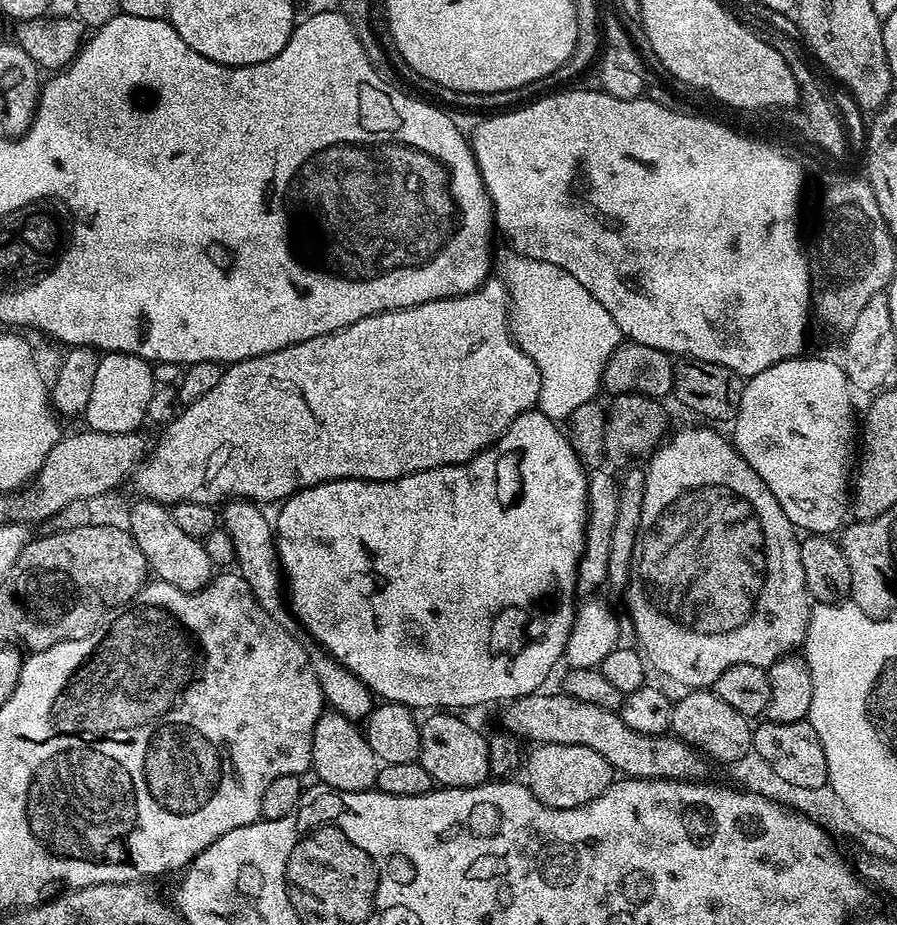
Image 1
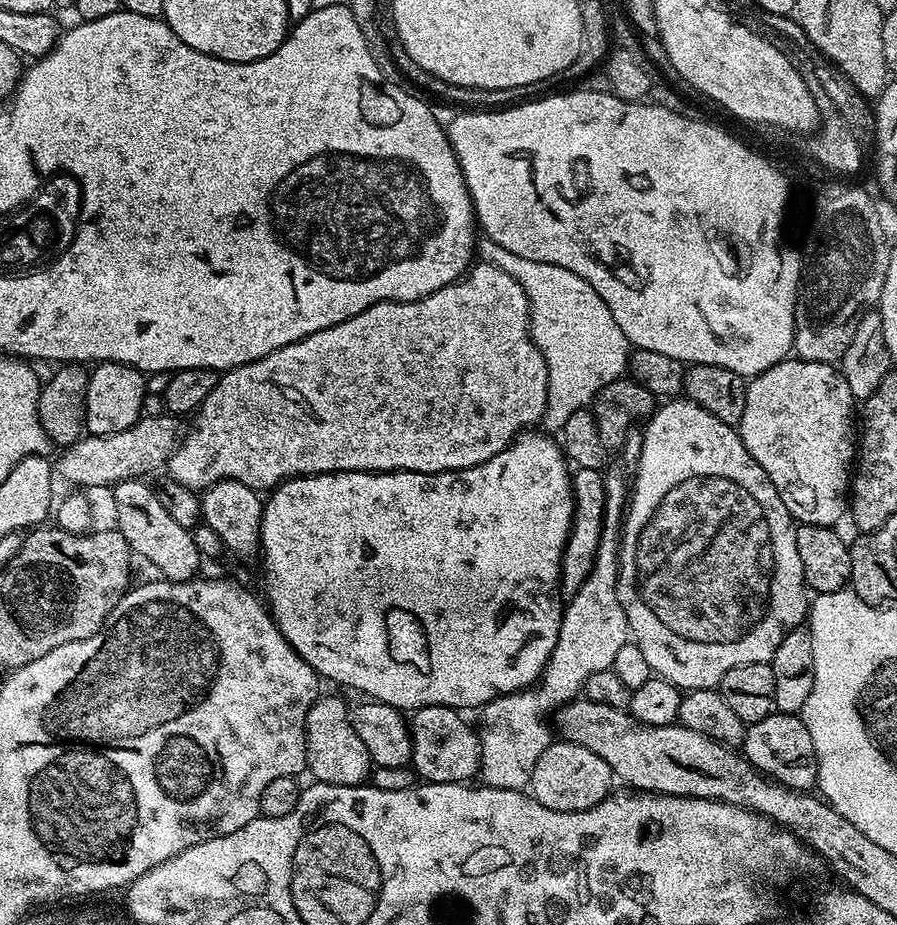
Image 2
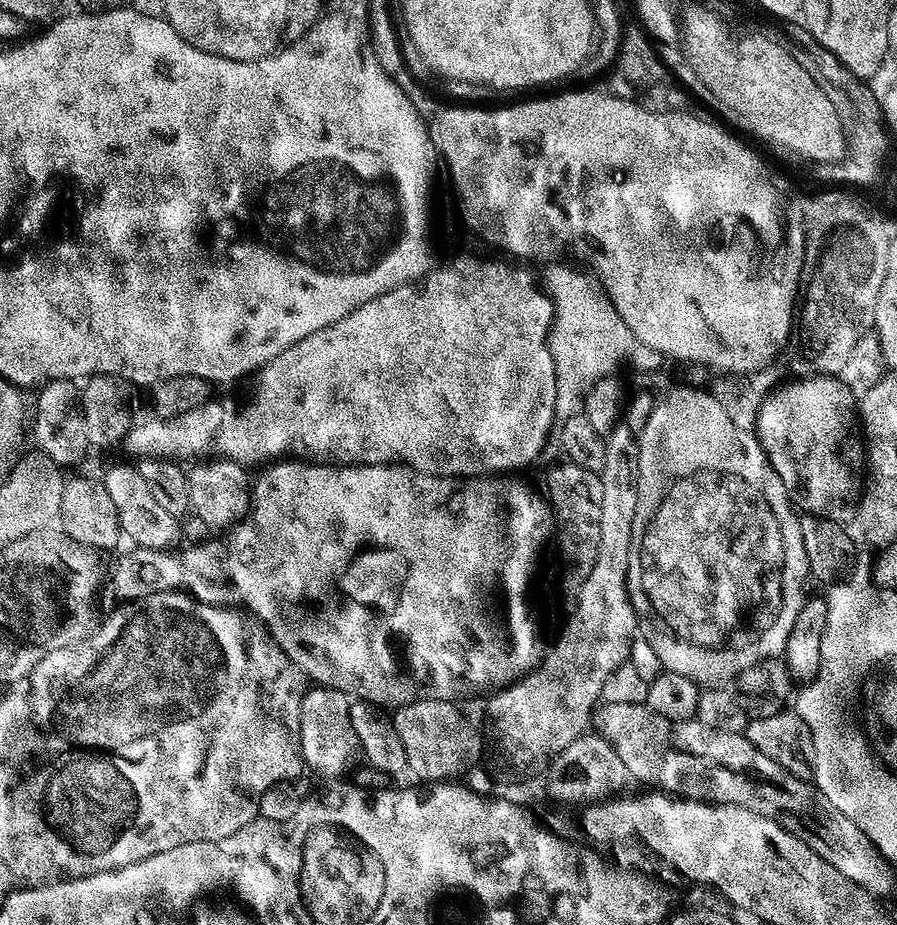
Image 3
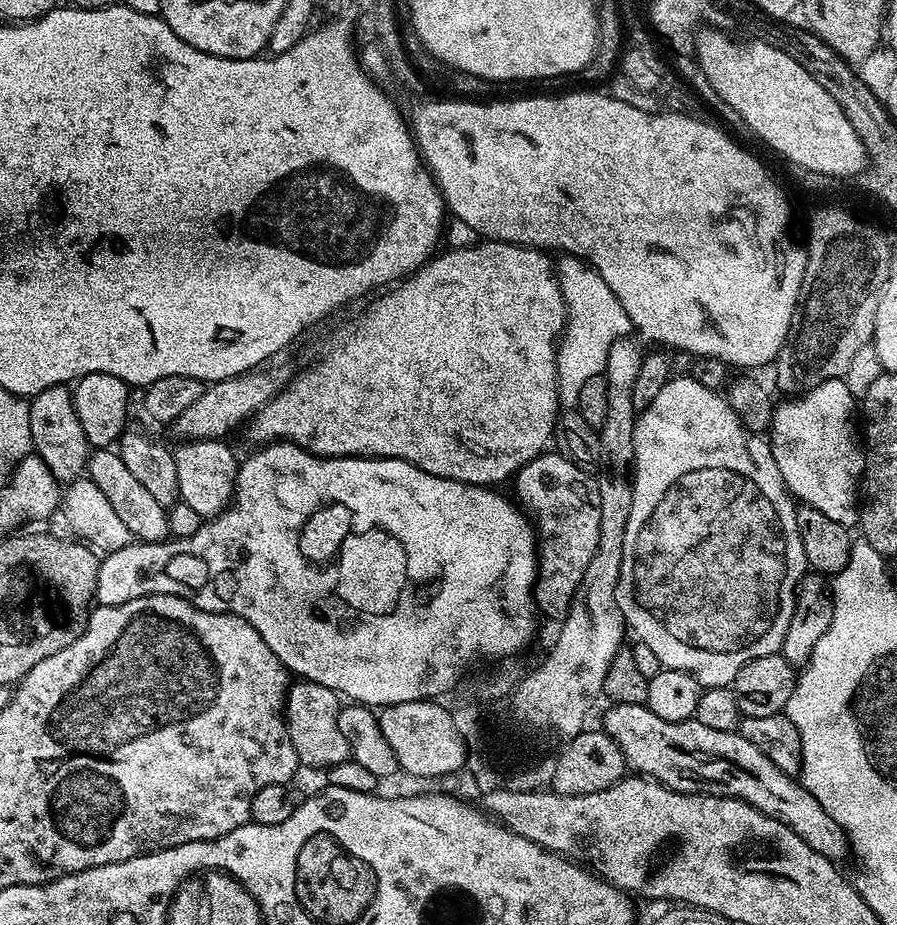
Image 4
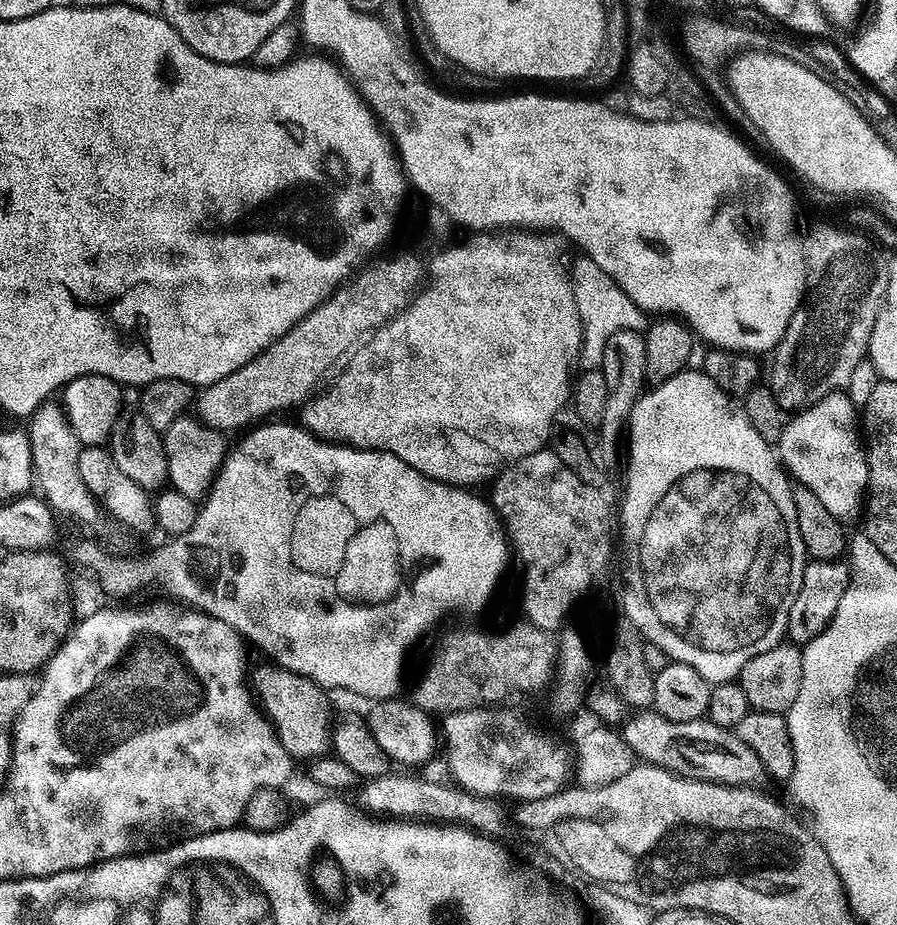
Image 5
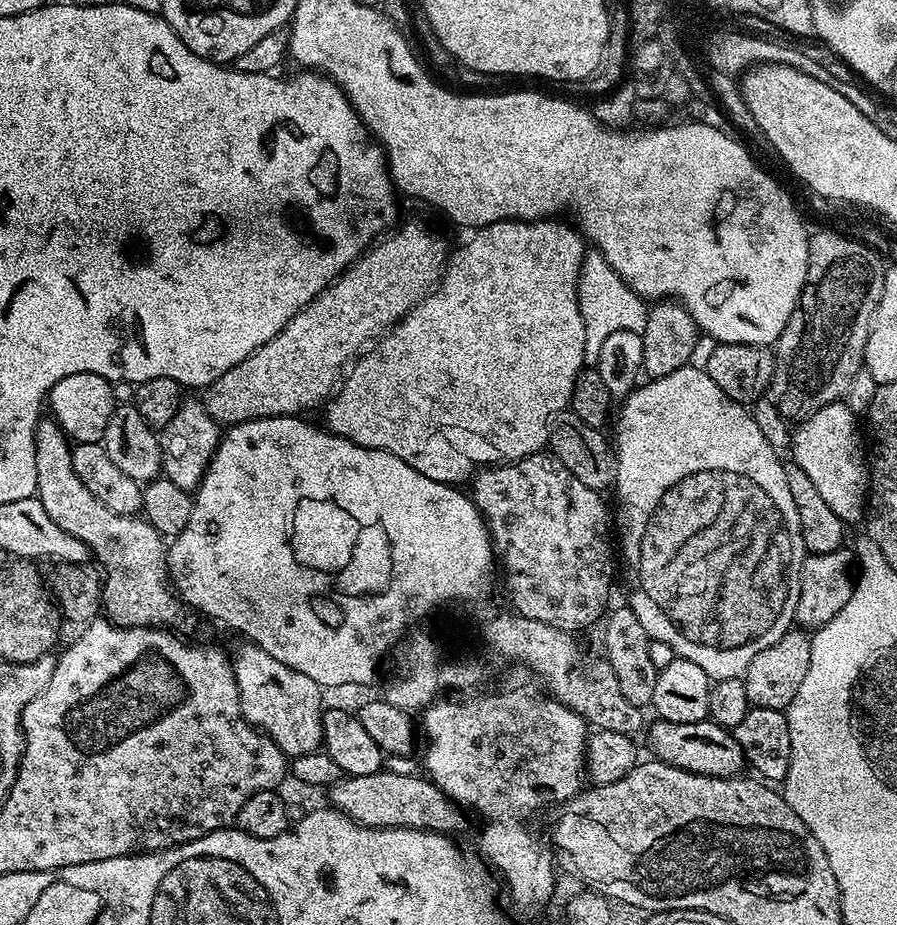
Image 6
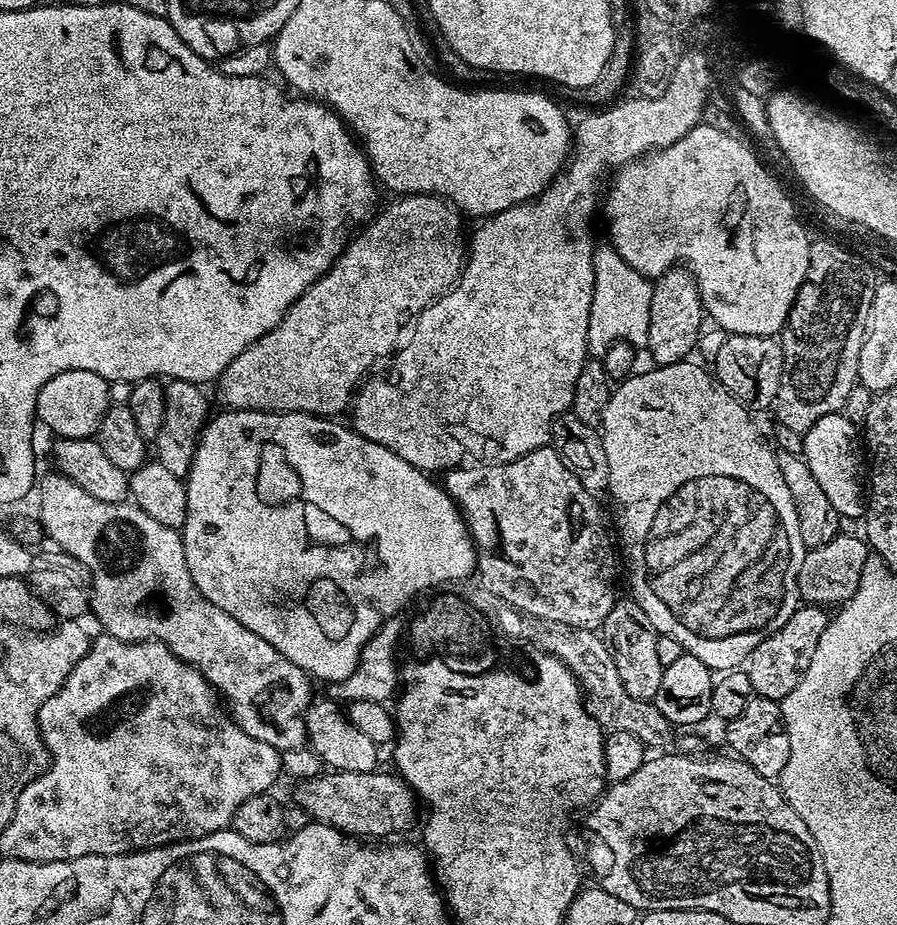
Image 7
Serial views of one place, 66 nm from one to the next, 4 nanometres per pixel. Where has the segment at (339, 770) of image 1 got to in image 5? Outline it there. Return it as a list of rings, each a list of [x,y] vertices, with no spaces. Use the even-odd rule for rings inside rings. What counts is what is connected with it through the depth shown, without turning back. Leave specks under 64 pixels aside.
[[[279,666],[262,668],[254,674],[254,690],[262,703],[264,714],[272,721],[282,746],[292,755],[293,761],[311,762],[325,755],[332,743],[334,716],[328,713],[328,700],[325,689],[315,684],[307,676],[288,672]],[[256,676],[256,684],[255,684]],[[260,694],[260,696],[259,696]]]

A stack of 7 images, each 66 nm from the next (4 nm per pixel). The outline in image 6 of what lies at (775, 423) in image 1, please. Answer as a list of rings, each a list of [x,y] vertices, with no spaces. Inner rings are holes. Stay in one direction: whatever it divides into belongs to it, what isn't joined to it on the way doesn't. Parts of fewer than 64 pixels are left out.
[[[847,403],[827,404],[813,412],[807,420],[799,421],[791,433],[791,459],[814,482],[830,510],[842,518],[845,525],[866,516],[866,501],[870,491],[870,468],[866,463],[866,444],[856,433],[857,413]]]

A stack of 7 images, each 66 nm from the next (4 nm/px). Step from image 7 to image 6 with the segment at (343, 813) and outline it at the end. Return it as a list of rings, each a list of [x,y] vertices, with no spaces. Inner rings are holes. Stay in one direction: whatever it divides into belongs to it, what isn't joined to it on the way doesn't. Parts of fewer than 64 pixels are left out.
[[[381,770],[374,774],[345,776],[327,789],[331,807],[367,828],[423,828],[426,832],[456,834],[464,822],[465,809],[451,800],[437,784],[423,775]]]

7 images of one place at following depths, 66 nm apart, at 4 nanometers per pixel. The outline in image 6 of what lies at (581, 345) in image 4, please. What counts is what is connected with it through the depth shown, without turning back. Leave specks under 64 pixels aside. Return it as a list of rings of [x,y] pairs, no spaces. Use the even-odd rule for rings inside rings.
[[[595,250],[584,253],[578,278],[578,306],[582,310],[582,322],[586,326],[586,350],[584,359],[594,362],[599,356],[602,342],[614,331],[641,333],[646,326],[649,305],[625,280],[612,269],[603,255]]]

